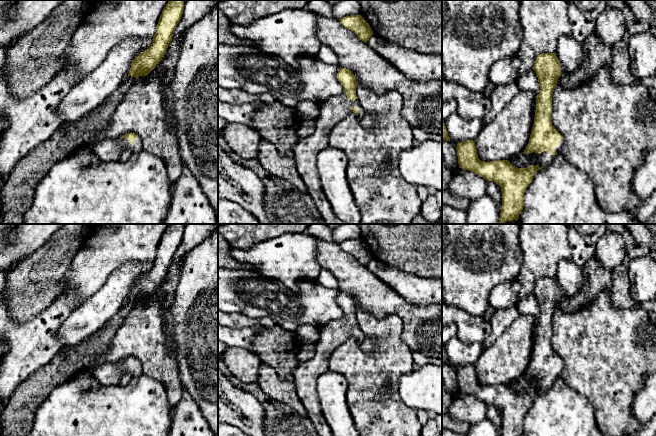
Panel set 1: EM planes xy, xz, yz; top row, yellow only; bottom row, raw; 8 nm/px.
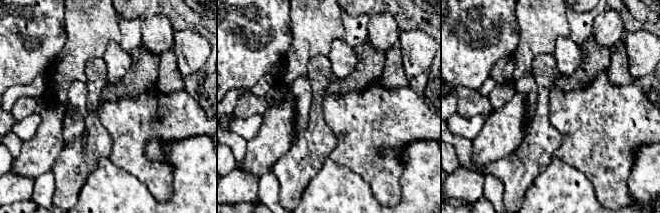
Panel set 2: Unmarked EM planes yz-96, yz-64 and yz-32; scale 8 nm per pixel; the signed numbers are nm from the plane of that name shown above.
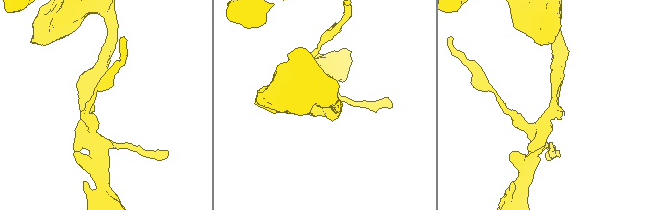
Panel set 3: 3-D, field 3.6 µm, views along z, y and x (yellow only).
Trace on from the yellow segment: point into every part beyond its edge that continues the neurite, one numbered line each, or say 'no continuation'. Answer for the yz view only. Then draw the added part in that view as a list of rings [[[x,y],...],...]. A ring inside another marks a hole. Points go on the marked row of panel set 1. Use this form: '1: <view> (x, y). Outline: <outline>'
1: yz (545, 158). Outline: [[[543,151],[541,154],[537,154],[539,159],[539,167],[543,168],[547,166],[556,155],[550,155],[547,151]]]

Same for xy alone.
1: xy (109, 150). Outline: [[[138,138],[133,144],[129,140],[121,139],[105,139],[93,145],[94,154],[104,162],[116,162],[120,155],[129,150],[132,154],[138,154],[142,151],[142,142]]]

